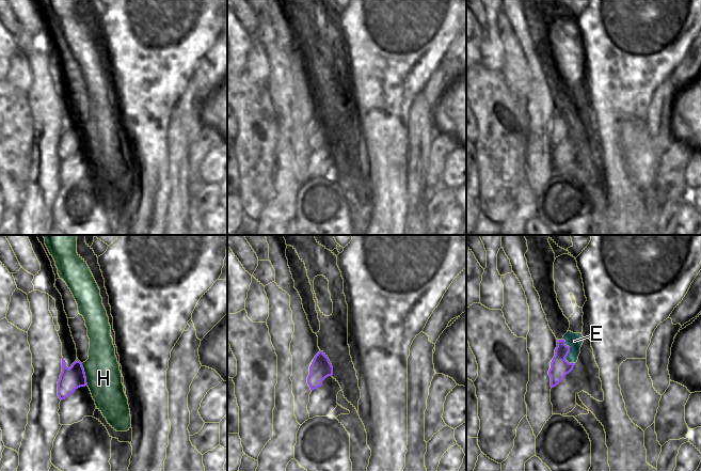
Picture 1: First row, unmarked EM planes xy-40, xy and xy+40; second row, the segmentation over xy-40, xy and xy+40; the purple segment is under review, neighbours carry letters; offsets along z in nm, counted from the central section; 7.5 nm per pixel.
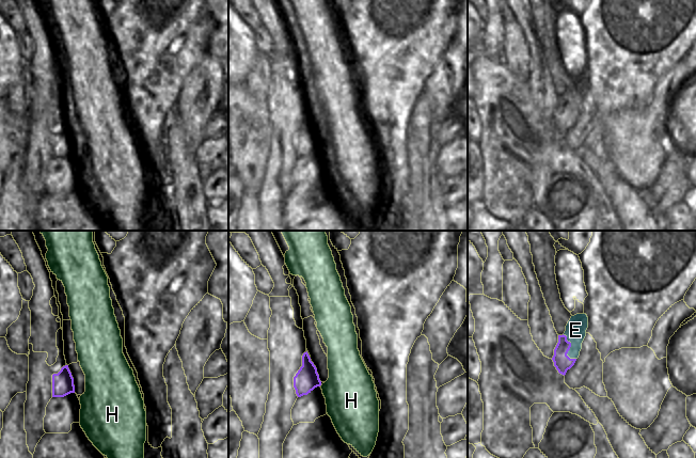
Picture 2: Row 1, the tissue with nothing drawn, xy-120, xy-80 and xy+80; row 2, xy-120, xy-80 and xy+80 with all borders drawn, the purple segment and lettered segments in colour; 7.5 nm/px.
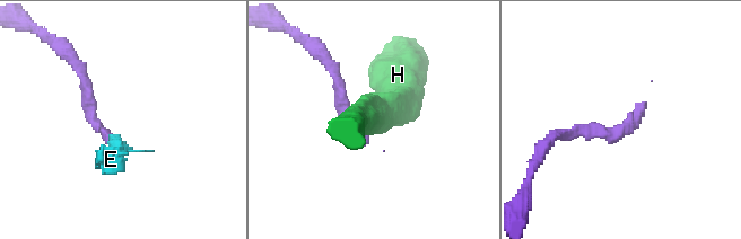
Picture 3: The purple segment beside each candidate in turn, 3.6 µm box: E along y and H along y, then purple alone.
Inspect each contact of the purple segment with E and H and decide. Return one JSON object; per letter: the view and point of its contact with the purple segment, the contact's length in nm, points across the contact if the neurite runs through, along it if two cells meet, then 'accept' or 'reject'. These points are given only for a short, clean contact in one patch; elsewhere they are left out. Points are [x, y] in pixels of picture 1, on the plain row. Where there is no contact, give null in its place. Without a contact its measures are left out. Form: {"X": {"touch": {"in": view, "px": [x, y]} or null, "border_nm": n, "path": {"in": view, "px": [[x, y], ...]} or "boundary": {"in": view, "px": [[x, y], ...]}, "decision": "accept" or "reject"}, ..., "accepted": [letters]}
{"E": {"touch": {"in": "xy+40", "px": [568, 113]}, "border_nm": 220, "boundary": {"in": "xy+40", "px": [[561, 99], [569, 108], [566, 120], [574, 124]]}, "decision": "reject"}, "H": {"touch": {"in": "xy-40", "px": [84, 135]}, "border_nm": 180, "decision": "reject"}, "accepted": []}

